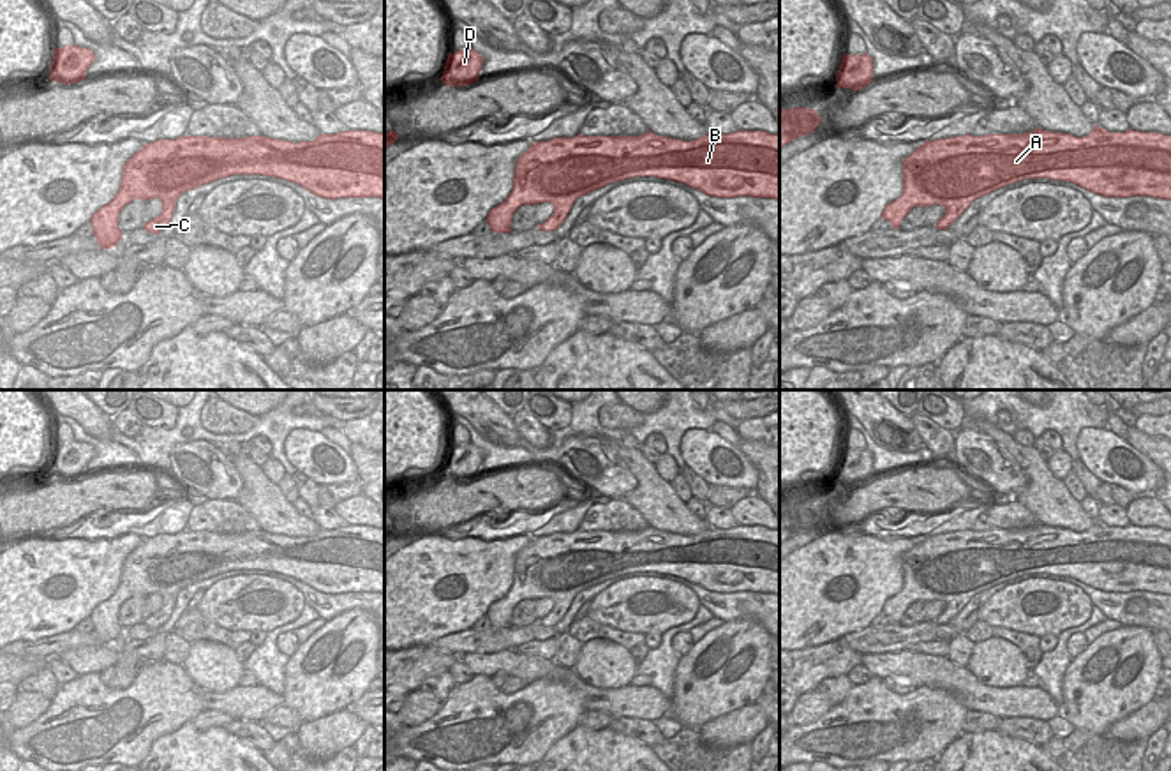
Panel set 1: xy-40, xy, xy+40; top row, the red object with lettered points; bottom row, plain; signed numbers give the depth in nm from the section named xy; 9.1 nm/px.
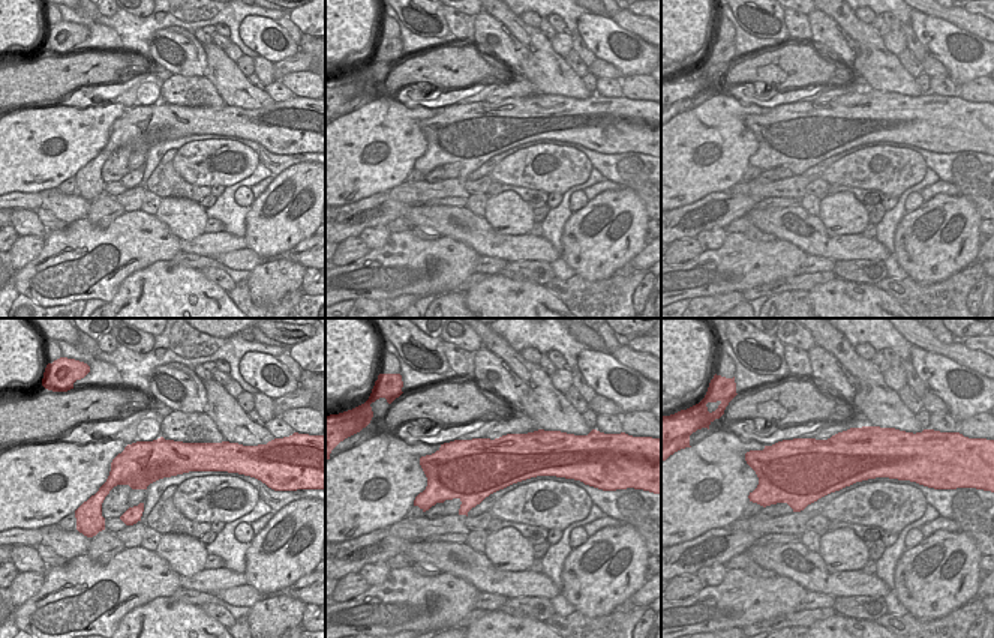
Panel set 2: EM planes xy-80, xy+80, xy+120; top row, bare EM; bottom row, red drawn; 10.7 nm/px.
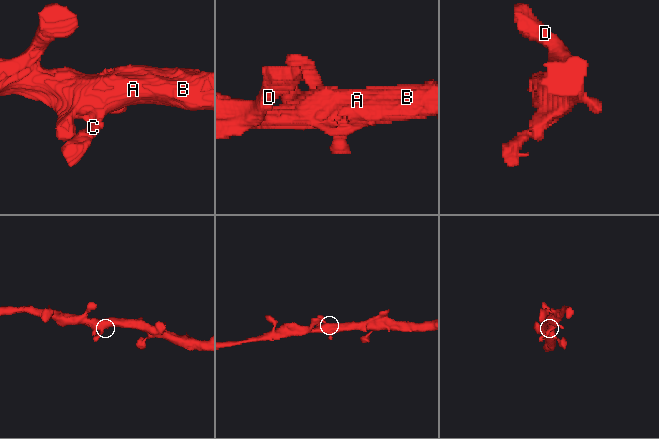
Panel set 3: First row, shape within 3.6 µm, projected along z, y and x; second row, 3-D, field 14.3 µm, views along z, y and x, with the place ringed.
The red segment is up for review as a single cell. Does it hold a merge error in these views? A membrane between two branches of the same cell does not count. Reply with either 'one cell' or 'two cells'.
one cell

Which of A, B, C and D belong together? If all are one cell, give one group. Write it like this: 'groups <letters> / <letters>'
groups A B C D

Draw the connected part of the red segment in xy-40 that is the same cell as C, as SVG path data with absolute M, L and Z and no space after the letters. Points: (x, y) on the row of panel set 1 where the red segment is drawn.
M342 131L319 134L314 141L284 141L266 136L208 138L180 136L143 145L123 166L116 196L101 206L90 219L93 236L101 249L113 249L122 240L118 215L134 199L160 199L162 212L145 222L148 233L159 235L171 221L176 199L199 185L233 176L265 175L295 182L312 194L326 199L381 198L384 199L384 132Z

